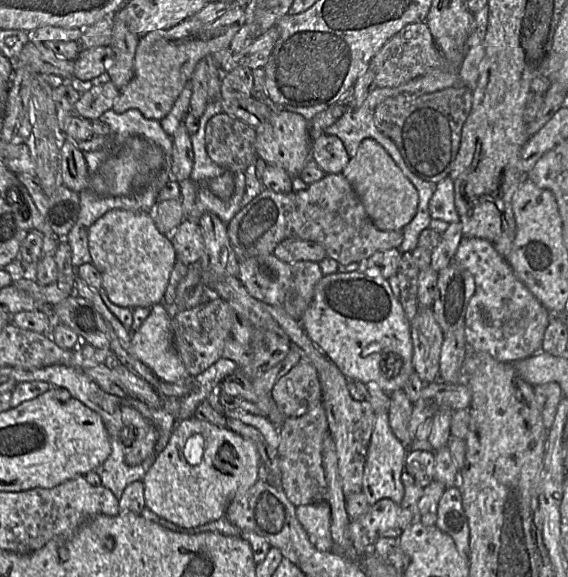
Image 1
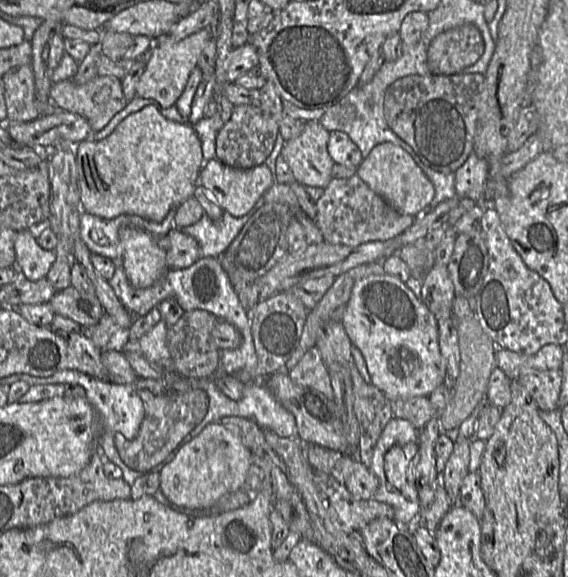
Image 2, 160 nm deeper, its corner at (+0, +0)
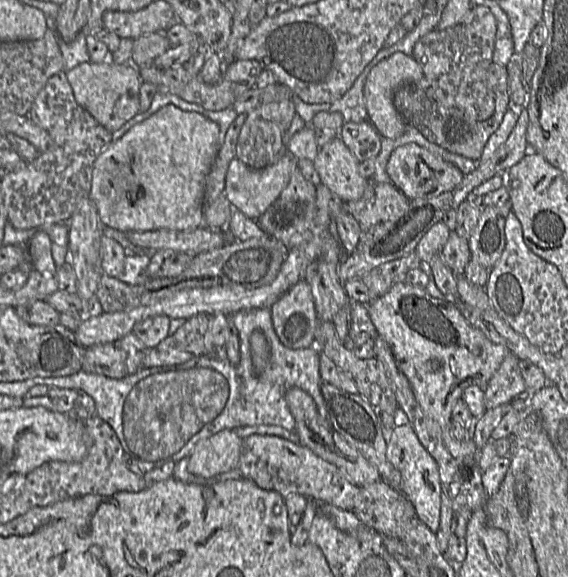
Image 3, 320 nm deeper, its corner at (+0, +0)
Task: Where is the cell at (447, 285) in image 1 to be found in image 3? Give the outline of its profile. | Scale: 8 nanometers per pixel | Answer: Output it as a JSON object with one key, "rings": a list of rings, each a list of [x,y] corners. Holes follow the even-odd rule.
{"rings":[[[510,200],[482,209],[478,223],[468,239],[471,260],[490,270],[494,267],[506,245],[505,223],[510,212]]]}

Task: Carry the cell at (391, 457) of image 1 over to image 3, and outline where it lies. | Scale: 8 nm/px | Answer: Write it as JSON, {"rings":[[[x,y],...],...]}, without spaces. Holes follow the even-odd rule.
{"rings":[[[400,420],[387,442],[386,457],[401,473],[400,492],[413,504],[416,514],[430,530],[436,532],[440,524],[442,485],[438,464],[420,442],[412,425]]]}

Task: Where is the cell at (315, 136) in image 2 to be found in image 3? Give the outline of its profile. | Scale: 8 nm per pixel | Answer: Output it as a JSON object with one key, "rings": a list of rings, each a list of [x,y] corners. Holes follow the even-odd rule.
{"rings":[[[333,139],[321,146],[312,163],[320,176],[320,183],[325,185],[334,195],[344,202],[358,200],[363,196],[369,179],[360,175],[359,161],[354,157],[341,139]]]}

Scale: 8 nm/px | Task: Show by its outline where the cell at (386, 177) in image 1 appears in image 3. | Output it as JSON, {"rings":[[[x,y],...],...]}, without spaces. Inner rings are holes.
{"rings":[[[416,144],[396,148],[388,159],[386,172],[391,183],[409,200],[439,196],[453,190],[464,178],[458,167]]]}

